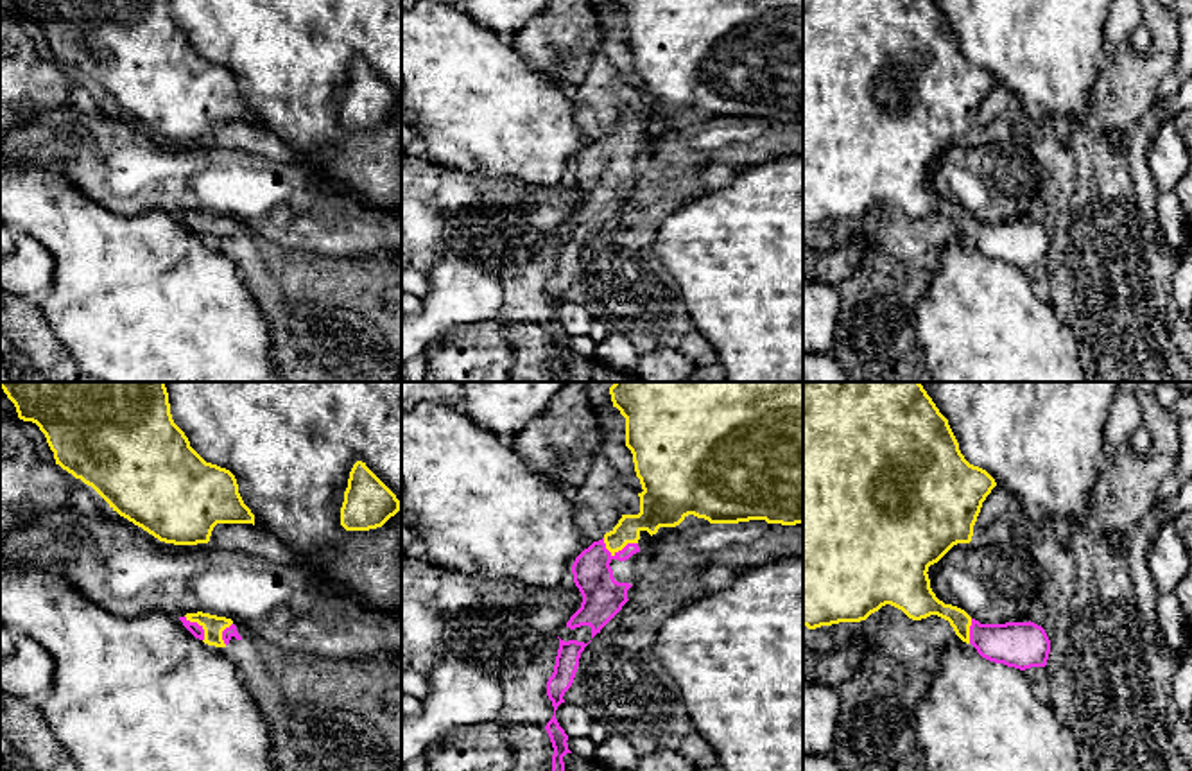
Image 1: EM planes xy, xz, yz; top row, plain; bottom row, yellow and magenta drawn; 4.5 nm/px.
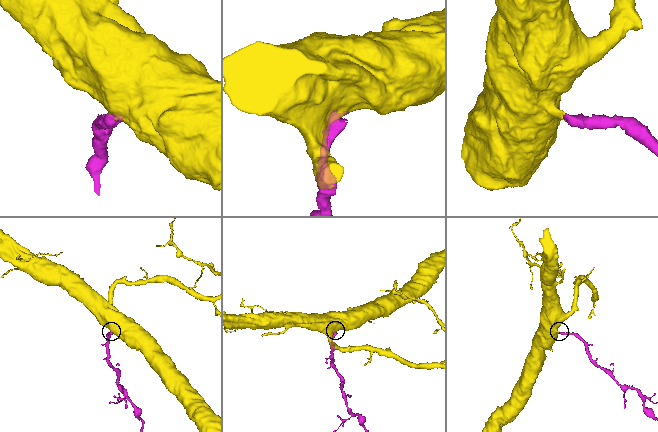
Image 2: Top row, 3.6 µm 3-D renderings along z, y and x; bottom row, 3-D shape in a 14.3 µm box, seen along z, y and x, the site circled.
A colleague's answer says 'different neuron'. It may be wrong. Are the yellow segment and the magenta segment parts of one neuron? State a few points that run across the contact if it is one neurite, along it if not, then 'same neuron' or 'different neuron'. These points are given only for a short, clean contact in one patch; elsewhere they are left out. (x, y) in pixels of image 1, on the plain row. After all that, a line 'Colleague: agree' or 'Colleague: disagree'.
xz (656, 110), (617, 149), (603, 162), (603, 196) | same neuron
Colleague: disagree

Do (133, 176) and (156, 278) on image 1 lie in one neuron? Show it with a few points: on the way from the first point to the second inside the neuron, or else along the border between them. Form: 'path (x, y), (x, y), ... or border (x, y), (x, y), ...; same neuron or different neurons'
border (101, 205), (129, 216), (164, 208), (178, 217); different neurons

